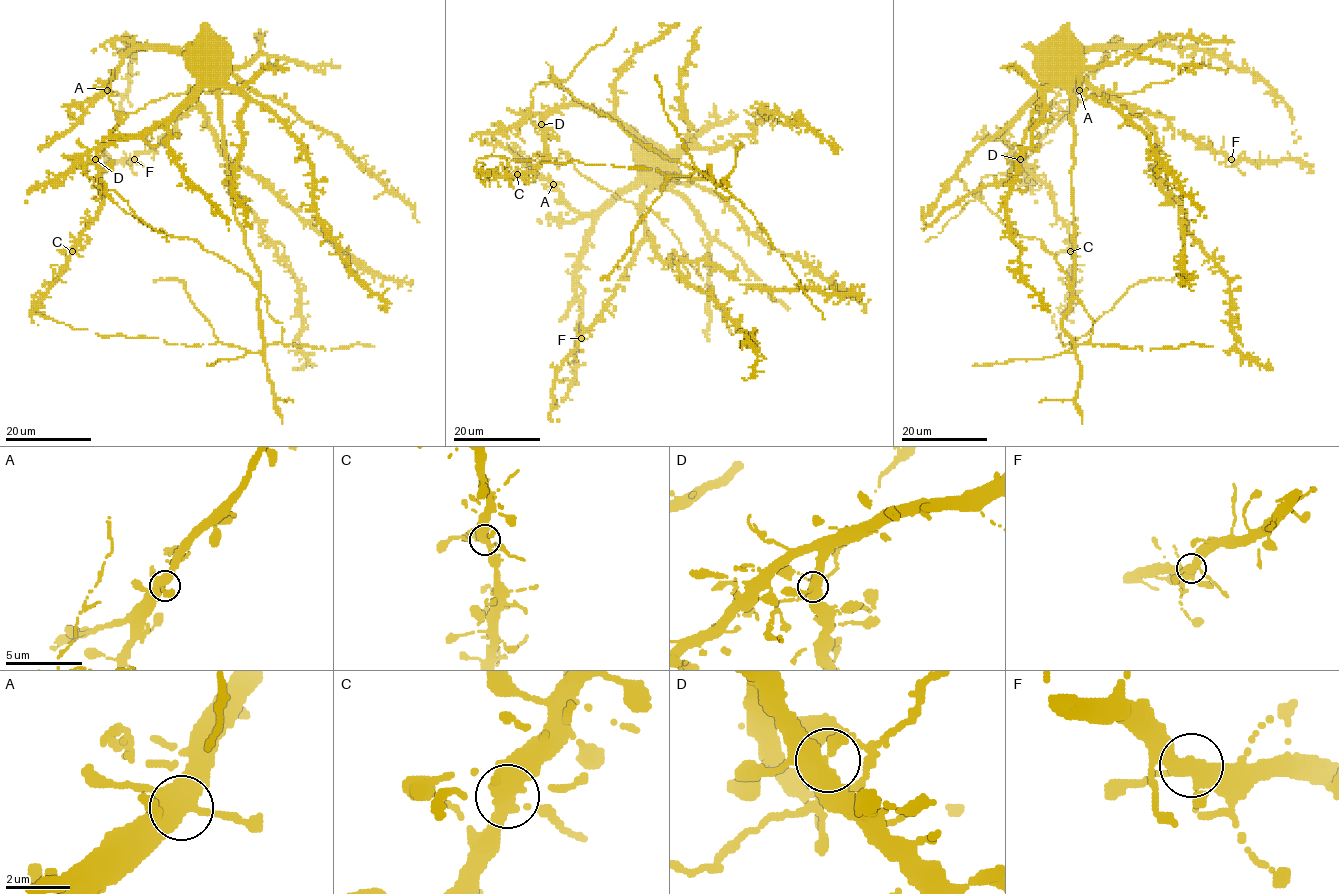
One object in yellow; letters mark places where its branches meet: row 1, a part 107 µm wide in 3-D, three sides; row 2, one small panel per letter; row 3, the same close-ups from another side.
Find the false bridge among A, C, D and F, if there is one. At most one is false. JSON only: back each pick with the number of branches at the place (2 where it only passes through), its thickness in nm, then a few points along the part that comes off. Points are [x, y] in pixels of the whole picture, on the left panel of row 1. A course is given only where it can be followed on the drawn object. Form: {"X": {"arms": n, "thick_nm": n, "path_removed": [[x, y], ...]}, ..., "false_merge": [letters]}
{"false_merge": []}

